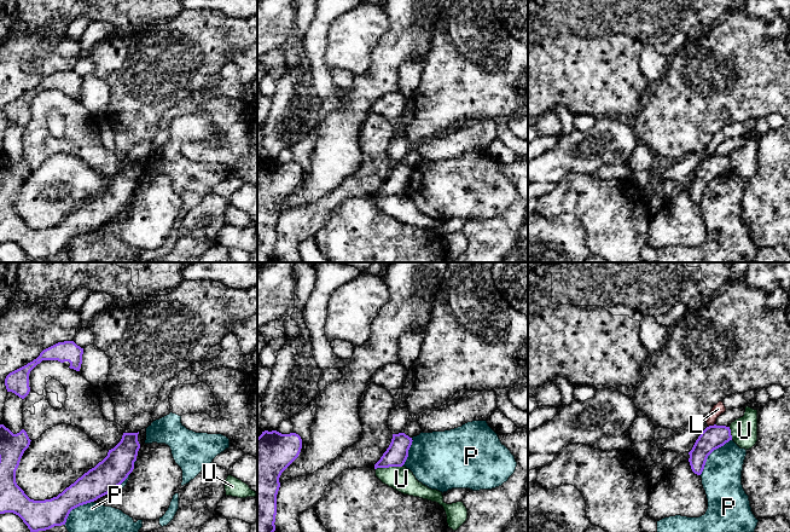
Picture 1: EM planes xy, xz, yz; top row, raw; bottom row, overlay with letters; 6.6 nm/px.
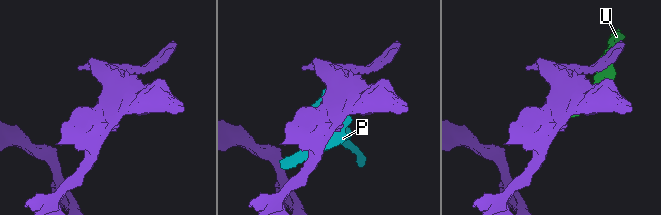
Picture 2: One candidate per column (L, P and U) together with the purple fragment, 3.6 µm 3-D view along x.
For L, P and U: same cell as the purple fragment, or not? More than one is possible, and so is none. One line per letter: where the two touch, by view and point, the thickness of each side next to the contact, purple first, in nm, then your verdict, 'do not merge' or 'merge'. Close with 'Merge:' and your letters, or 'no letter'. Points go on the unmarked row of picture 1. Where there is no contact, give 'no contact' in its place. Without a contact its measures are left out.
L: meets purple in yz at (710, 155); 160 nm thick on the purple side, 70 nm on the other; do not merge
P: meets purple in yz at (710, 181); 160 nm thick on the purple side, 280 nm on the other; do not merge
U: meets purple in xz at (388, 196); 150 nm thick on the purple side, 160 nm on the other; do not merge
Merge: no letter

